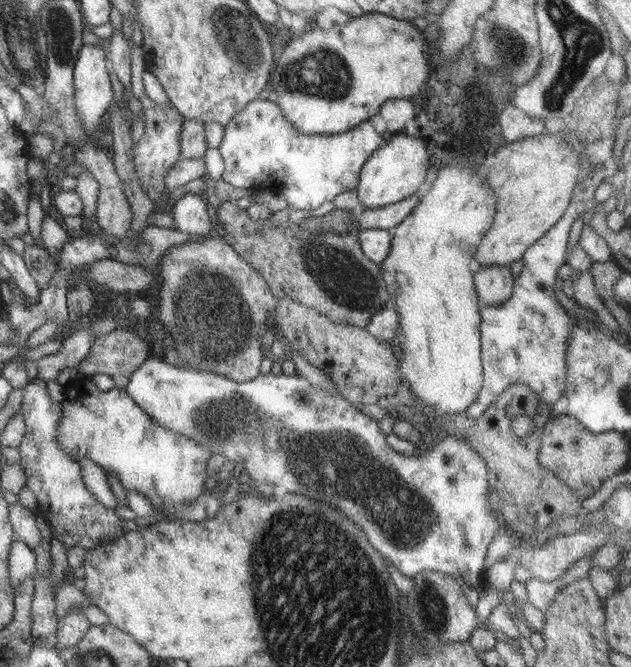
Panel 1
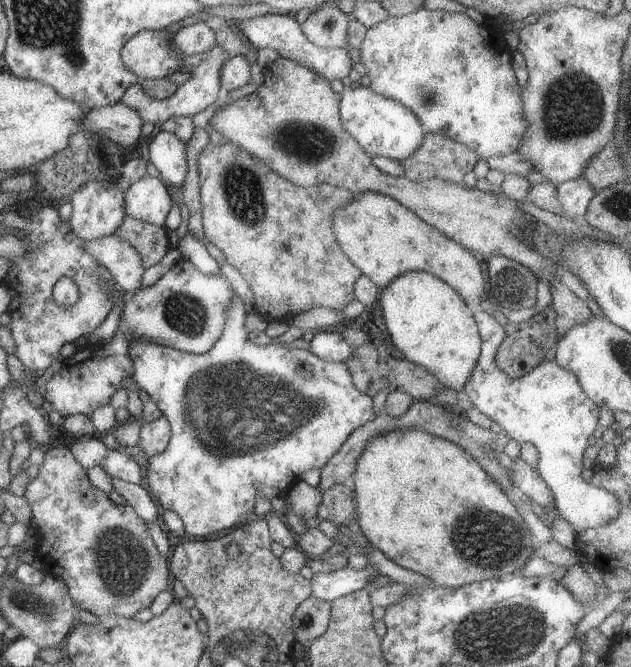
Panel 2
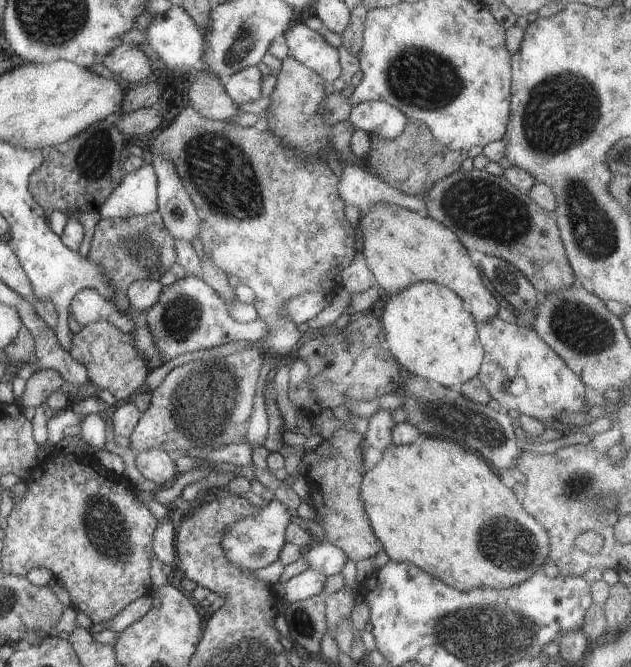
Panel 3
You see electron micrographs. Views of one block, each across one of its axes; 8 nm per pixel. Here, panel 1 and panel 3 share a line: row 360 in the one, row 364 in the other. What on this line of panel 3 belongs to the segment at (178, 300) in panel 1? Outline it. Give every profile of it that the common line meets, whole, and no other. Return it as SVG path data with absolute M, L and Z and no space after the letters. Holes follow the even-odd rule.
M257 342L242 352L211 358L211 360L192 360L188 364L174 368L166 375L158 388L151 392L152 400L146 412L141 414L140 421L132 432L130 450L139 454L144 450L157 449L164 453L175 450L185 450L187 453L193 448L219 449L228 444L243 444L246 439L246 420L254 412L254 397L256 394L259 374L263 366L263 342Z

